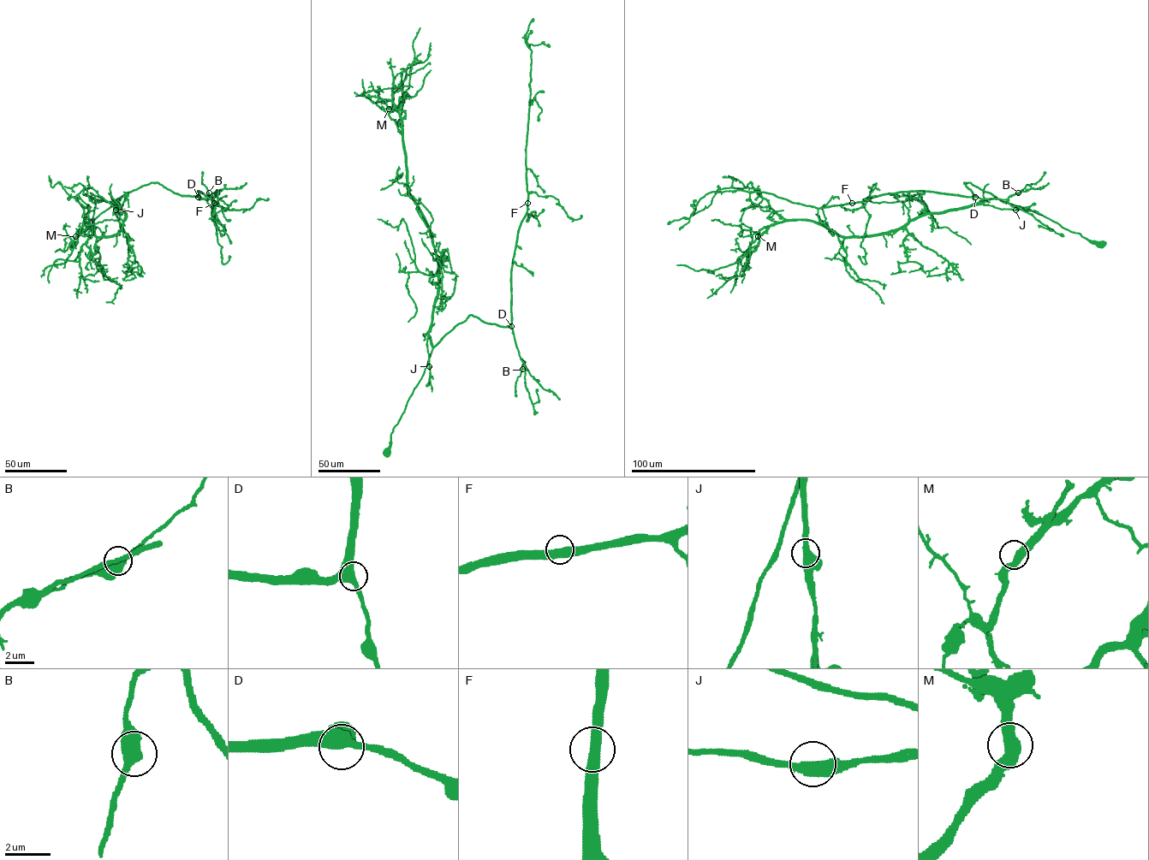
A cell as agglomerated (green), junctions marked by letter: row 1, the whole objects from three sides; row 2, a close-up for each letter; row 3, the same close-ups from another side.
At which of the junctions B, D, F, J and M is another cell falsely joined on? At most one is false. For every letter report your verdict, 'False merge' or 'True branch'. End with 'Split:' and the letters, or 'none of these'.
B: True branch
D: True branch
F: True branch
J: True branch
M: True branch
Split: none of these

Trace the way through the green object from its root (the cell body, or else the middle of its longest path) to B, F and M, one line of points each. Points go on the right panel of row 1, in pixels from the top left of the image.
B: (1101, 245), (1036, 212), (1001, 201), (964, 182), (973, 195), (982, 198), (1007, 199), (1018, 192)
F: (1101, 245), (1036, 212), (1001, 201), (969, 182), (964, 183), (976, 196), (916, 191), (852, 203)
M: (1101, 245), (997, 198), (925, 213), (874, 235), (842, 236), (813, 222), (794, 220), (764, 227), (758, 236)

